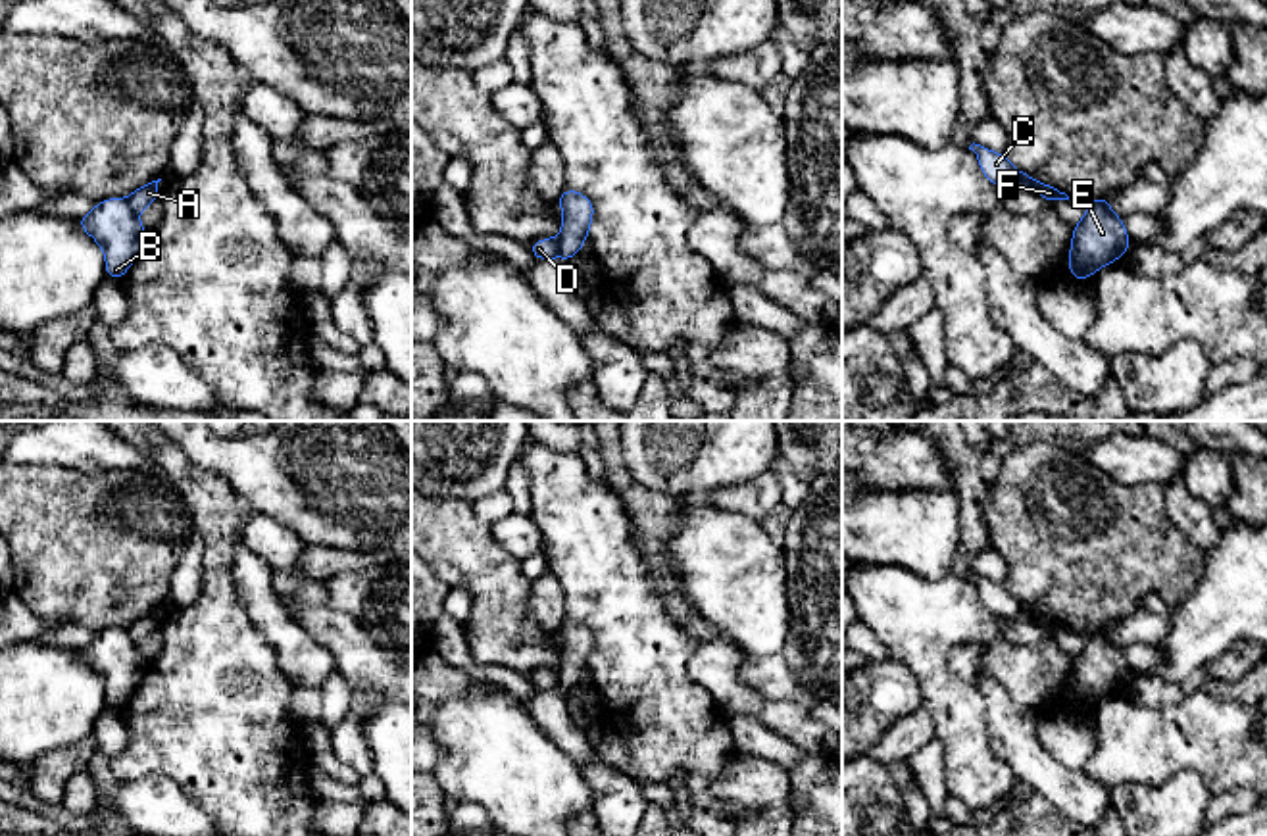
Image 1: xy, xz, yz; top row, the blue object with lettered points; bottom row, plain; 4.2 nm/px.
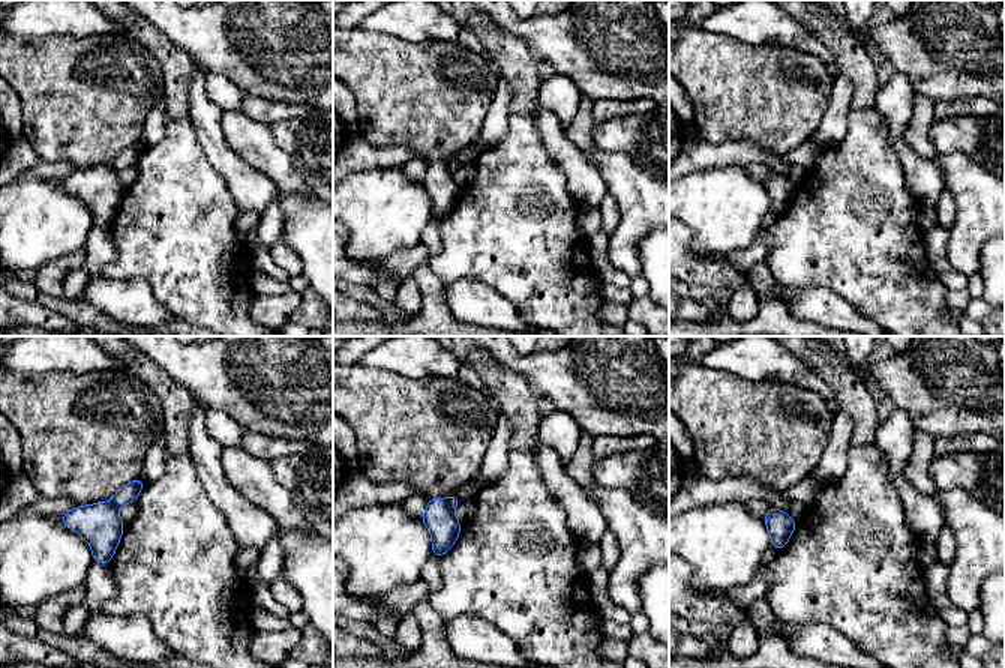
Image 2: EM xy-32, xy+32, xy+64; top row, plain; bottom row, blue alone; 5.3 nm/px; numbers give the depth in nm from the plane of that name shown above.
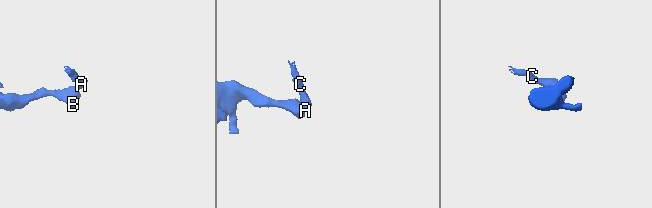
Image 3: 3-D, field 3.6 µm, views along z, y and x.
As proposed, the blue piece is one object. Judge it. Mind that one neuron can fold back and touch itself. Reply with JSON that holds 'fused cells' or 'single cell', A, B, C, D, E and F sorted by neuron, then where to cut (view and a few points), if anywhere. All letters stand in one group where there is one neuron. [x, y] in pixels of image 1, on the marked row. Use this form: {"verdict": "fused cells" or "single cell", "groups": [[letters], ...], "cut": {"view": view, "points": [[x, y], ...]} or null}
{"verdict": "fused cells", "groups": [["A", "C", "F"], ["B", "D", "E"]], "cut": {"view": "xz", "points": [[556, 239], [558, 254]]}}

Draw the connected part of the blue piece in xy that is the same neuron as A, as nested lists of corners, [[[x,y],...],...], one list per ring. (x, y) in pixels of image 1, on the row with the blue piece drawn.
[[[161,179],[158,181],[152,181],[140,188],[137,188],[129,198],[129,206],[135,213],[140,213],[150,202],[154,202],[156,198],[160,198],[160,183]]]

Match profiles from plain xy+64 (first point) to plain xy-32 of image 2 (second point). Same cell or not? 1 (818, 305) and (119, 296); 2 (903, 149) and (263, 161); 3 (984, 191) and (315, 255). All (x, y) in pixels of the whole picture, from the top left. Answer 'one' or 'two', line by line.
1: one
2: two
3: two

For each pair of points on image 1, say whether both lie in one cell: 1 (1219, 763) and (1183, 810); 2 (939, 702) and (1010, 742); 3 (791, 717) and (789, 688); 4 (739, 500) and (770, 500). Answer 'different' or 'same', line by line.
1: different
2: different
3: different
4: same

